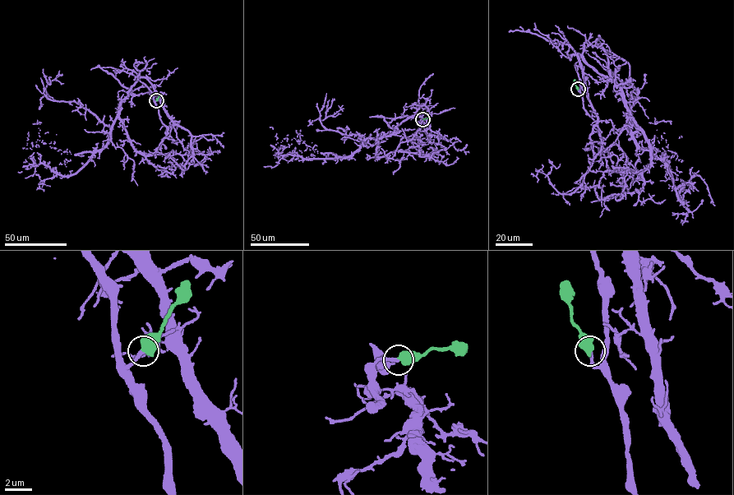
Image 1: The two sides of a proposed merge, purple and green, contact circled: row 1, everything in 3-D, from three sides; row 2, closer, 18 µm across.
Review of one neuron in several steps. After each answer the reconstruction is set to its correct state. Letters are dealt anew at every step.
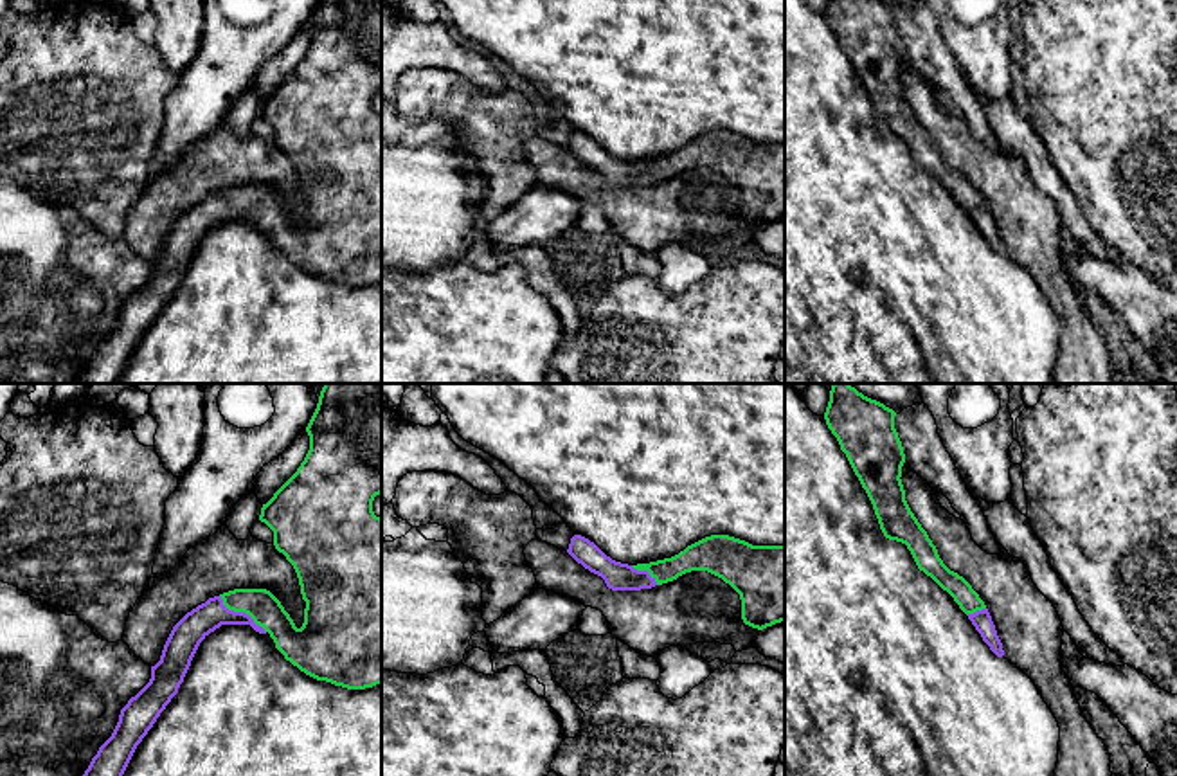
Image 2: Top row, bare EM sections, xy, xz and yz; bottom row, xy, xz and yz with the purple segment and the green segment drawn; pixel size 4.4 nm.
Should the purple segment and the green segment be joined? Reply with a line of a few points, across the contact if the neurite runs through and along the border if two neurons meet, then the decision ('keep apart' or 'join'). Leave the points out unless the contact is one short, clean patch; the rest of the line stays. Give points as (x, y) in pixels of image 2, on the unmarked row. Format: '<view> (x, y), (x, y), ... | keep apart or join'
join

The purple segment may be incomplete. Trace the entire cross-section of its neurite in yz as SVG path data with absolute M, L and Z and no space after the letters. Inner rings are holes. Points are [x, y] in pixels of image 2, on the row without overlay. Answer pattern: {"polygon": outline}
{"polygon": "M828 0L824 9L828 25L837 34L840 47L846 50L855 72L858 74L873 101L884 133L907 142L918 166L930 173L943 187L947 187L954 194L954 198L968 212L990 247L997 254L1002 254L1002 239L997 232L995 221L984 198L963 173L950 167L943 160L936 142L932 140L927 128L921 124L905 97L905 86L900 76L905 50L894 25L894 13L896 9L884 0Z"}

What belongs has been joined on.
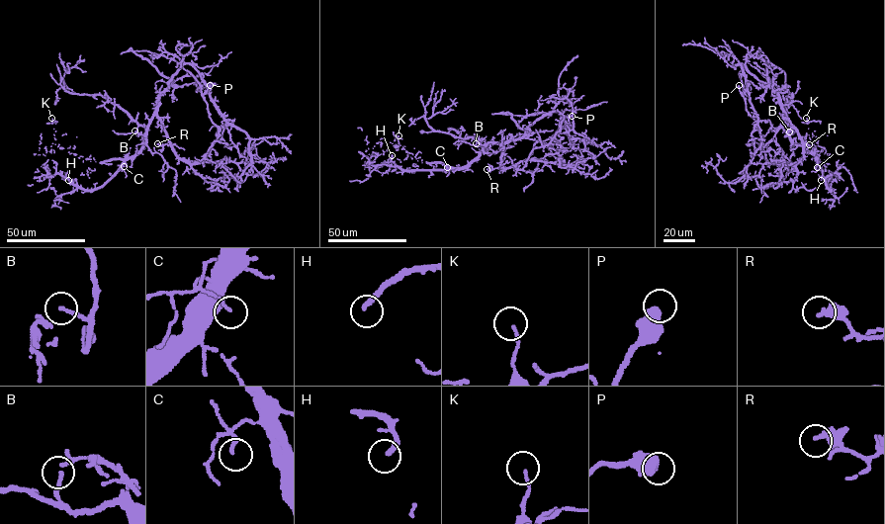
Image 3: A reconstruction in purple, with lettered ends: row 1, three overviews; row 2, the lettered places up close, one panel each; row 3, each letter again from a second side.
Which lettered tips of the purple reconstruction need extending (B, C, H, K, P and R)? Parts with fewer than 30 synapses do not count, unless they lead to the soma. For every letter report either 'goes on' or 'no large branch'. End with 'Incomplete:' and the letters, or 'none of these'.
B: no large branch
C: no large branch
H: no large branch
K: no large branch
P: no large branch
R: no large branch
Incomplete: none of these

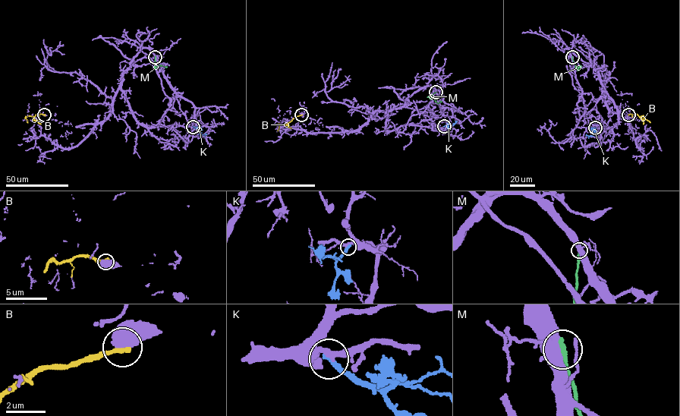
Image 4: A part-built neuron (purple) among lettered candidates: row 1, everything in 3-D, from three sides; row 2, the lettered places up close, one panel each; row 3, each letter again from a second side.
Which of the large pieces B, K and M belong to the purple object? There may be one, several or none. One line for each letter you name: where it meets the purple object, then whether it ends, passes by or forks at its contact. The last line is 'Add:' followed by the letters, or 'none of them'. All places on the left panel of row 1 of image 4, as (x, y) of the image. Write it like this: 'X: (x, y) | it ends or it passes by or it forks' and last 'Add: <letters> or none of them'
Add: none of them

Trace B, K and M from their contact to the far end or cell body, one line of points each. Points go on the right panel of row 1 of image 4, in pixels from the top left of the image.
B: (628, 115), (643, 115), (650, 122)
K: (595, 127), (592, 136), (586, 134)
M: (572, 57), (575, 66), (580, 67), (577, 67)

